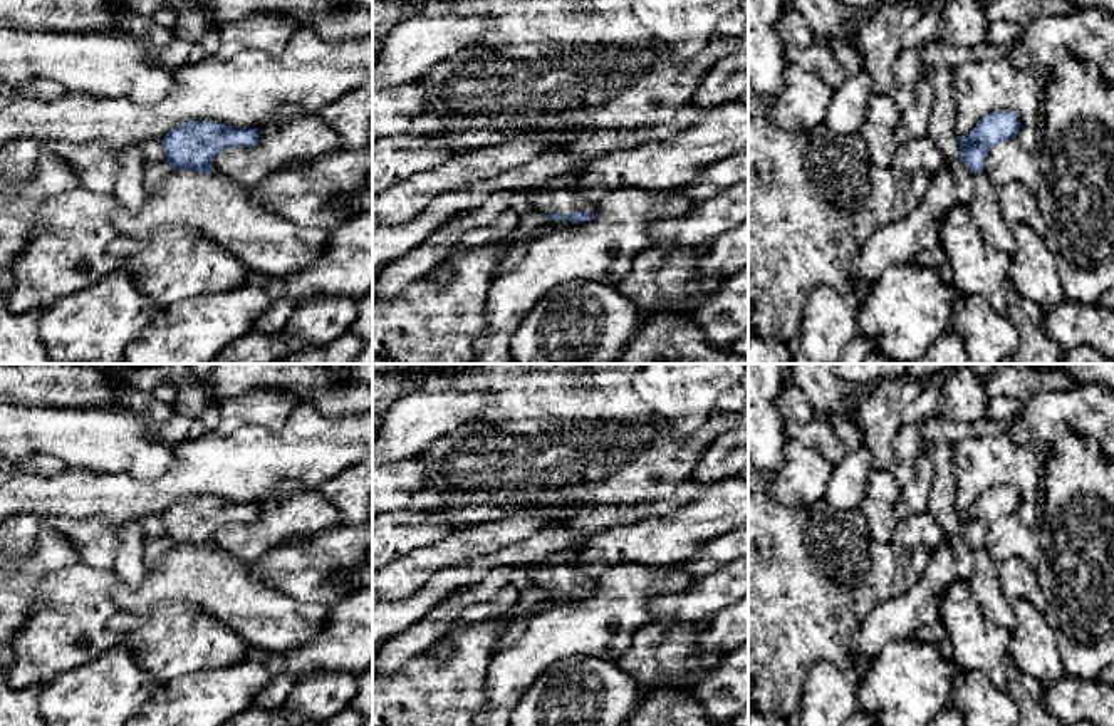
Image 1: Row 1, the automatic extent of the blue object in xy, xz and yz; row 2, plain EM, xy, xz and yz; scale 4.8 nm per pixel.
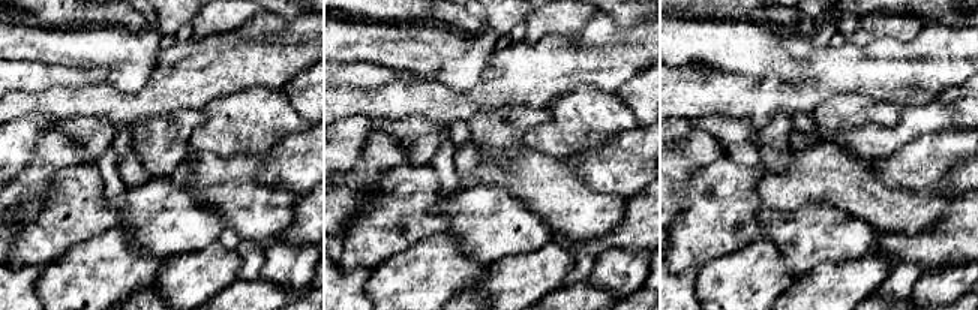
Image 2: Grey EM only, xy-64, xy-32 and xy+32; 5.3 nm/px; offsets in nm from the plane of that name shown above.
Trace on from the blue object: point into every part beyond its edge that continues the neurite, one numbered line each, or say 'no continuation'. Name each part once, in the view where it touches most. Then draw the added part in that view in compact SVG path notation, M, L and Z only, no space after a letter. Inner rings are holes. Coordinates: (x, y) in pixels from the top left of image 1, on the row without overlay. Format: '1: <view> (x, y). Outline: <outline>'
1: xz (566, 575). Outline: M577 557L555 567L534 565L528 570L528 575L532 582L544 590L549 590L549 589L567 590L574 587L596 589L597 585L597 580L584 575L579 570Z

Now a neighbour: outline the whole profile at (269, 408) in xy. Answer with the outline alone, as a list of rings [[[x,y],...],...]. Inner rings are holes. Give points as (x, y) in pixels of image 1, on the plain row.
[[[258,389],[221,399],[218,402],[220,423],[215,431],[226,436],[245,424],[278,429],[297,402],[295,396],[277,389]]]

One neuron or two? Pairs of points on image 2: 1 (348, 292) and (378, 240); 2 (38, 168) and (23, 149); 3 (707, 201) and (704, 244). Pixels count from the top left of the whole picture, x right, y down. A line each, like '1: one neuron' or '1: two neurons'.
1: two neurons
2: two neurons
3: one neuron

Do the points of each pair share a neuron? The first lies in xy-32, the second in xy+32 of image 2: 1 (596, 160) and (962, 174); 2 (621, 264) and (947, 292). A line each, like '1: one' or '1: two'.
1: two
2: one

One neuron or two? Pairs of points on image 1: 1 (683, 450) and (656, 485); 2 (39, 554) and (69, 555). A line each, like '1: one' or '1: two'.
1: one
2: one

